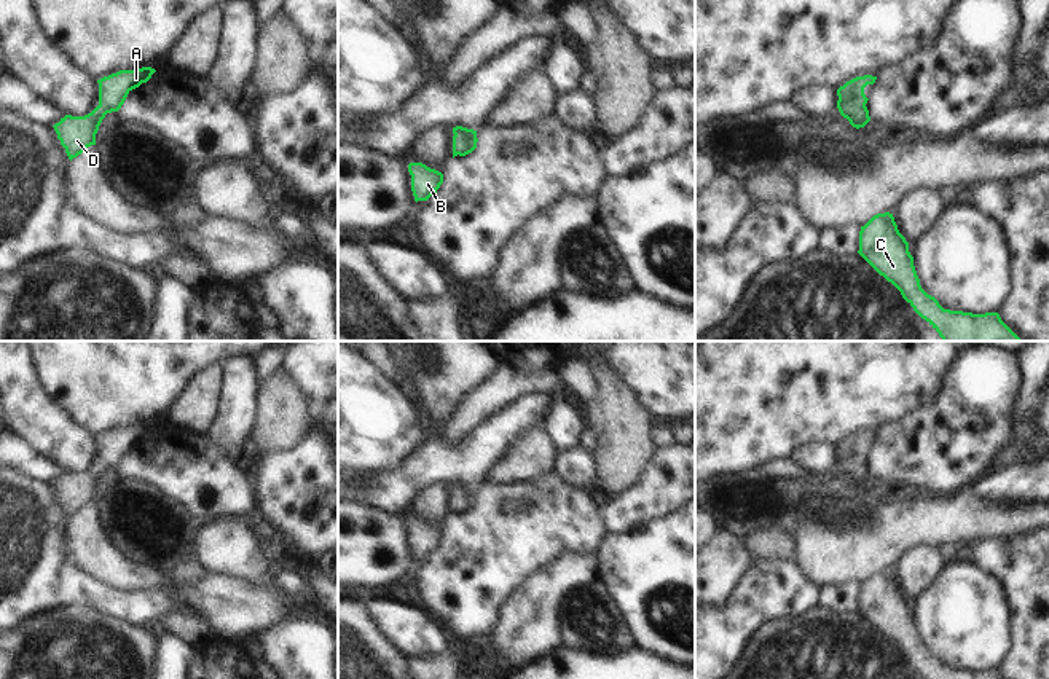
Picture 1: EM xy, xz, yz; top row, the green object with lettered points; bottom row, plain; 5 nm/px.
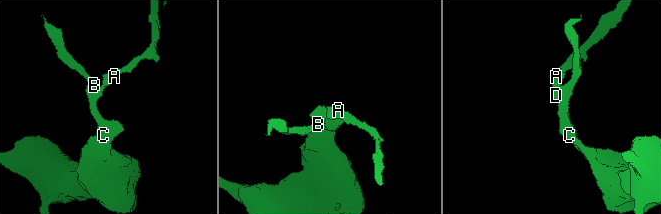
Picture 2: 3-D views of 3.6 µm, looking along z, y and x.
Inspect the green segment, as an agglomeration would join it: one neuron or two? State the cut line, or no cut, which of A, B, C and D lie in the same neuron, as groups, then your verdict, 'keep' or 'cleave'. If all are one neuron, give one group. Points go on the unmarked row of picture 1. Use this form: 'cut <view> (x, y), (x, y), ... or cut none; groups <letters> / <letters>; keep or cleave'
cut none; groups A B C D; keep

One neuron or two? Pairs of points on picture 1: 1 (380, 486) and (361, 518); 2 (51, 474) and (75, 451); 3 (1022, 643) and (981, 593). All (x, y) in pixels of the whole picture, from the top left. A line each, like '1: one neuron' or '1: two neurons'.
1: two neurons
2: two neurons
3: two neurons

